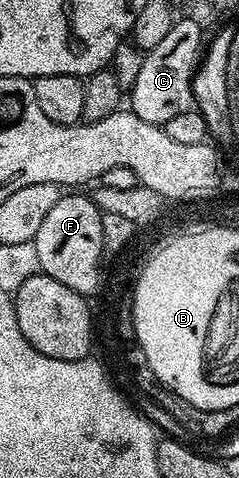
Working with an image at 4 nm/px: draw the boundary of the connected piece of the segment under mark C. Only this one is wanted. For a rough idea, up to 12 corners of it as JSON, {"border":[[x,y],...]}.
{"border":[[176,18],[143,56],[129,92],[141,121],[192,110],[205,47],[195,19]]}

